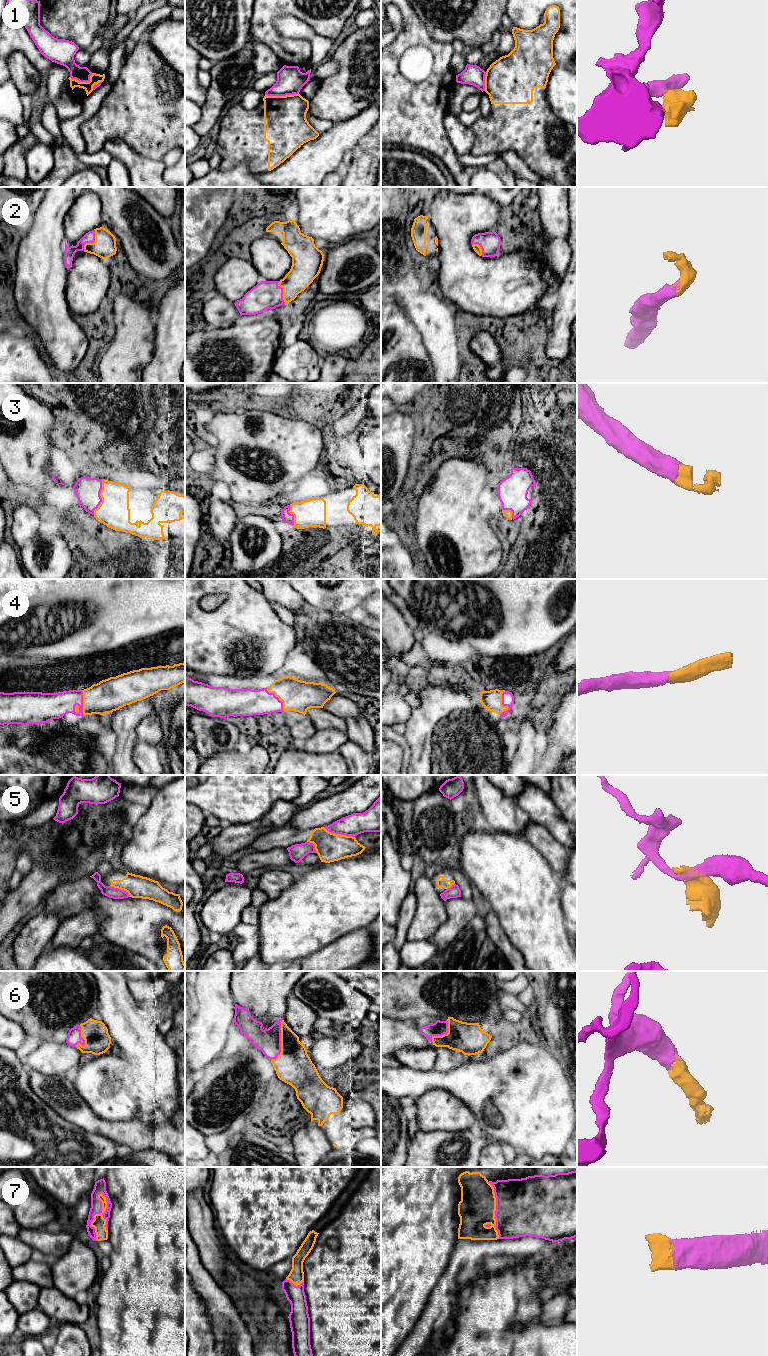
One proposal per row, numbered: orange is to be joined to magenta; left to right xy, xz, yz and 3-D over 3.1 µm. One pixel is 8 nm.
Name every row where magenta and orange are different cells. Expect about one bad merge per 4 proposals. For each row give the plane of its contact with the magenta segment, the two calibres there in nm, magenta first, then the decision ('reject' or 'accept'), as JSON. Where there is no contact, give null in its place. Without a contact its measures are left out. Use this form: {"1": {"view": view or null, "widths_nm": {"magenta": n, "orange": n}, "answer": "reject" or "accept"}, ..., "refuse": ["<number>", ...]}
{"1": {"view": "xz", "widths_nm": {"magenta": 220, "orange": 360}, "answer": "reject"}, "2": {"view": "xy", "widths_nm": {"magenta": 90, "orange": 180}, "answer": "accept"}, "3": {"view": "xy", "widths_nm": {"magenta": 200, "orange": 240}, "answer": "accept"}, "4": {"view": "yz", "widths_nm": {"magenta": 100, "orange": 160}, "answer": "accept"}, "5": {"view": "xz", "widths_nm": {"magenta": 170, "orange": 240}, "answer": "reject"}, "6": {"view": "xz", "widths_nm": {"magenta": 190, "orange": 280}, "answer": "accept"}, "7": {"view": "xy", "widths_nm": {"magenta": 100, "orange": 100}, "answer": "accept"}, "refuse": ["1", "5"]}

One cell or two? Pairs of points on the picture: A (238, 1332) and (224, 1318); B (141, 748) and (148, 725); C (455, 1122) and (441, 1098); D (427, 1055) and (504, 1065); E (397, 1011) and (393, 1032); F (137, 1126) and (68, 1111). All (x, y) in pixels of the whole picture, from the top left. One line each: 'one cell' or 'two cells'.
A: one cell
B: two cells
C: one cell
D: two cells
E: two cells
F: one cell

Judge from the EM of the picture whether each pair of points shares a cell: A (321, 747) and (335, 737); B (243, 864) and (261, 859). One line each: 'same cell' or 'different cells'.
A: same cell
B: same cell

